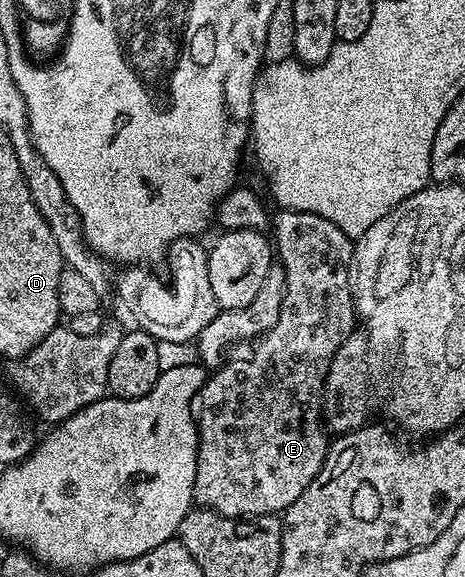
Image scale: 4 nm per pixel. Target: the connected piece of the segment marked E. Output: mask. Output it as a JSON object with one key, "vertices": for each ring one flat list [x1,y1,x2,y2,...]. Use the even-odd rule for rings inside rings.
{"vertices":[[284,208,276,211,271,222,272,237,275,239,275,254,279,259,280,266,285,270,285,295,283,296,283,308,279,308,279,320,275,328,268,330,256,339,253,355,250,358,237,358,234,362,226,364,222,370,217,370,206,377,201,385,201,390,195,399,195,421,197,424,197,467,195,468,195,488,193,489,193,500,198,507,206,510,214,510,228,518,258,518,260,514,280,515,288,510,299,496,315,480,315,476,323,468,325,455,329,453,331,445,330,435,323,425,323,411,321,408,321,397,325,391,325,381,331,368,331,360,335,352,339,352,339,344,347,340,349,334,355,330,355,311,353,308,353,286,349,282,349,265,353,262,354,239,347,237,342,230,335,228,331,220,327,220,318,214,311,212,299,212,298,210,286,210]]}

